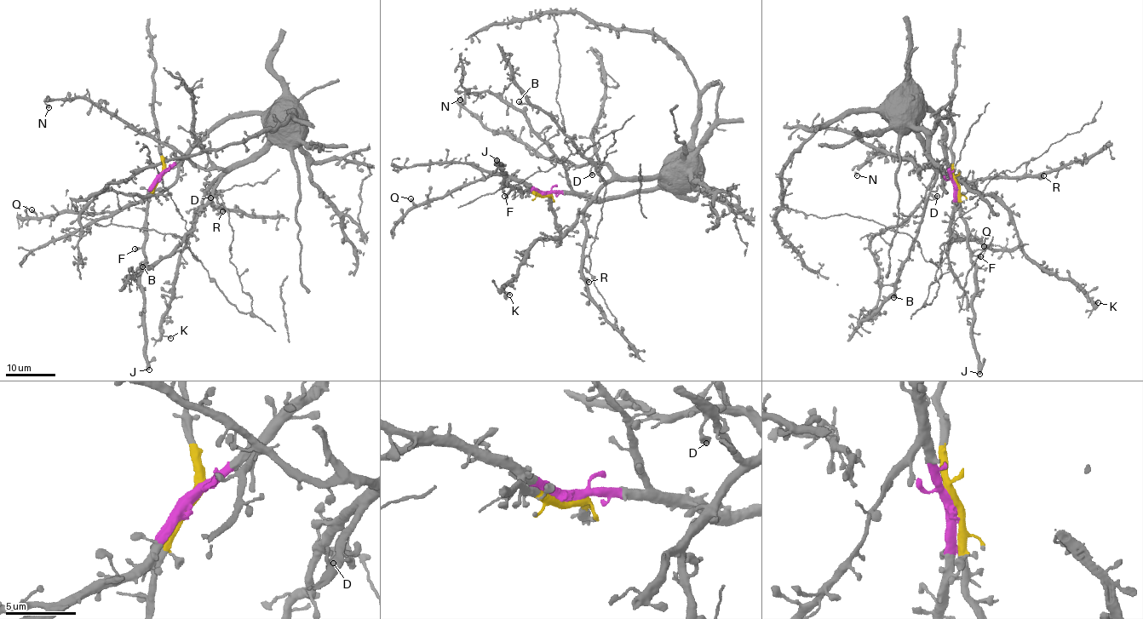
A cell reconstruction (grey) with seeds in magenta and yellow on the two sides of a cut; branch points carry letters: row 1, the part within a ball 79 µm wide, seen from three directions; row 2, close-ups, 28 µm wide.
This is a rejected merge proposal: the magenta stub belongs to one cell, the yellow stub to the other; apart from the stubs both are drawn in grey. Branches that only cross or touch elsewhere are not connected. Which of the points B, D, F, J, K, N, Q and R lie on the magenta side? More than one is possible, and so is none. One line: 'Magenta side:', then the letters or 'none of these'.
Magenta side: B, D, K, N, Q, R

